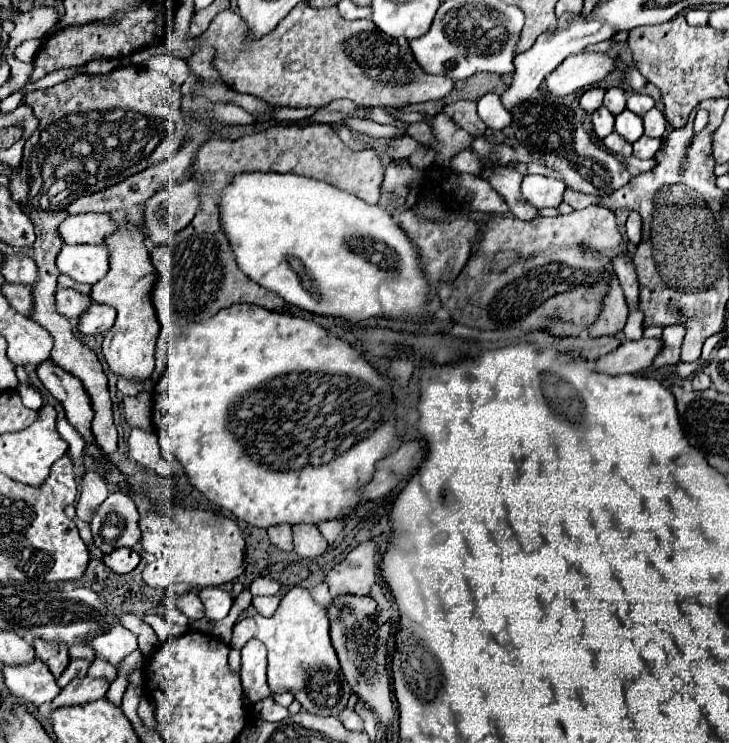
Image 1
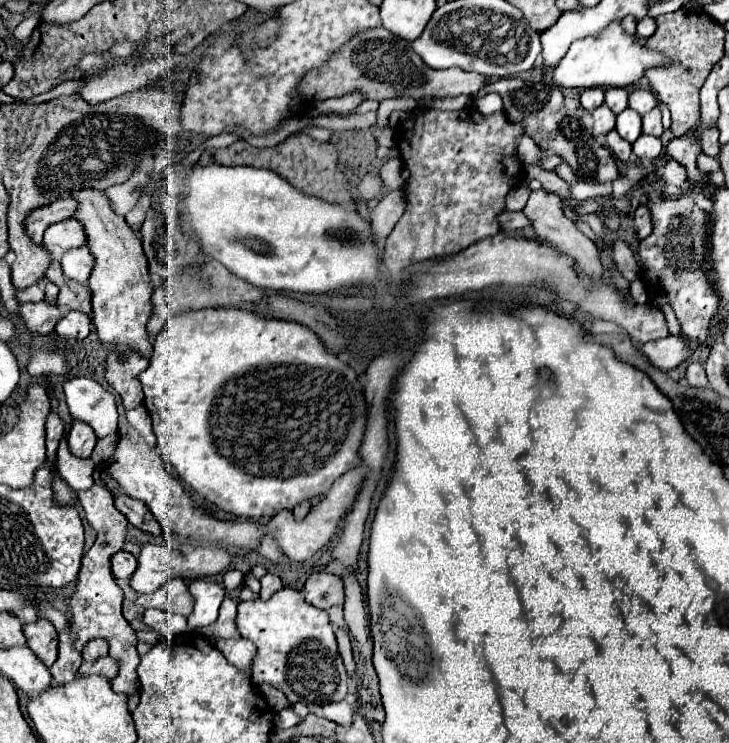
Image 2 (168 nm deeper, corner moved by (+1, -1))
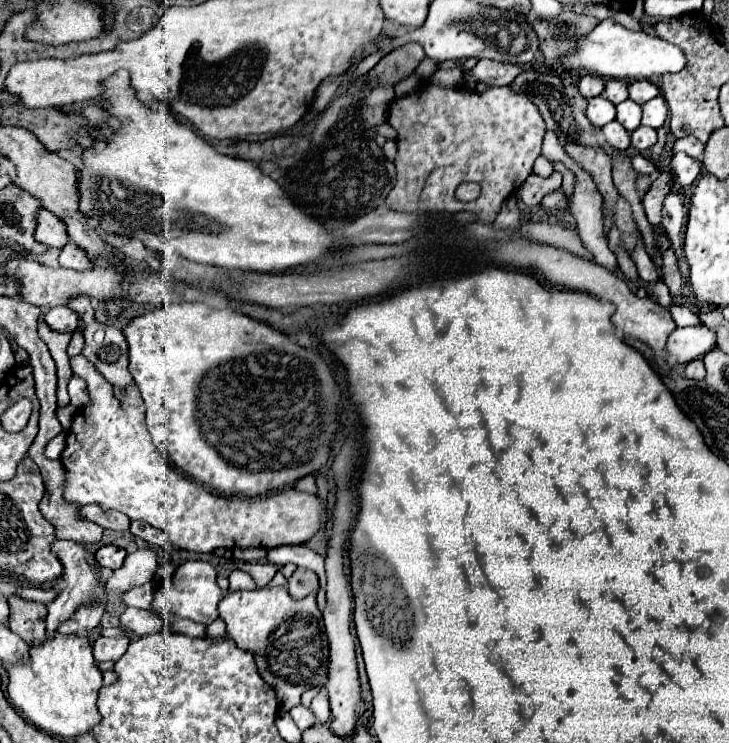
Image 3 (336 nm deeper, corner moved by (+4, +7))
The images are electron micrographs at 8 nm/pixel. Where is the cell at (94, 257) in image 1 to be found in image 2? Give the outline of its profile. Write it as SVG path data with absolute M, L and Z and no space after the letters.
M80 246L80 248L72 248L72 250L64 252L60 264L62 264L62 272L68 278L72 278L80 284L86 284L92 274L92 268L94 268L94 258L86 246Z

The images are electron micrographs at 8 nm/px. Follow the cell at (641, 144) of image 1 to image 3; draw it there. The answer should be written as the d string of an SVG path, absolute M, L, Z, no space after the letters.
M639 126L635 132L631 132L631 146L637 150L649 150L653 144L657 142L655 136L655 128L647 128L647 126Z

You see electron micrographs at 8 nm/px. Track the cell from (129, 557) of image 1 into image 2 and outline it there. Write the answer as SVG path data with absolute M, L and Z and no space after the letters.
M116 552L110 560L112 564L112 576L114 578L130 578L136 570L136 558L130 554L130 552Z

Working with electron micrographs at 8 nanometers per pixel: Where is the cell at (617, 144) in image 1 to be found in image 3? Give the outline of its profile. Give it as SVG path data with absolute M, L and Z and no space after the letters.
M617 120L605 124L605 126L601 128L601 132L603 132L607 144L609 144L613 150L625 152L625 150L629 148L629 142L631 142L631 140L629 140L629 132L627 132Z

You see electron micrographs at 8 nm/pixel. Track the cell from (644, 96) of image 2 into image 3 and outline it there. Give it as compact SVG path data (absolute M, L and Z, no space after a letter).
M635 80L629 84L629 98L643 106L647 100L659 96L659 88L649 80Z

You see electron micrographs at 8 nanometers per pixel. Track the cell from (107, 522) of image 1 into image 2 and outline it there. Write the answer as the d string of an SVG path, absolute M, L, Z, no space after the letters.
M94 484L92 488L78 492L78 502L84 508L92 528L96 528L98 538L94 546L82 556L82 566L76 580L76 592L72 594L70 606L68 606L70 626L64 632L58 632L58 660L52 664L50 674L56 684L70 682L80 668L80 662L82 662L80 652L84 644L92 638L106 638L109 644L109 655L119 662L118 674L111 681L112 688L116 692L130 696L138 690L138 676L136 676L136 666L140 662L136 649L138 638L136 638L136 632L130 628L130 624L122 616L122 590L118 588L110 570L112 554L116 554L124 546L128 520L114 506L114 496L100 484Z

